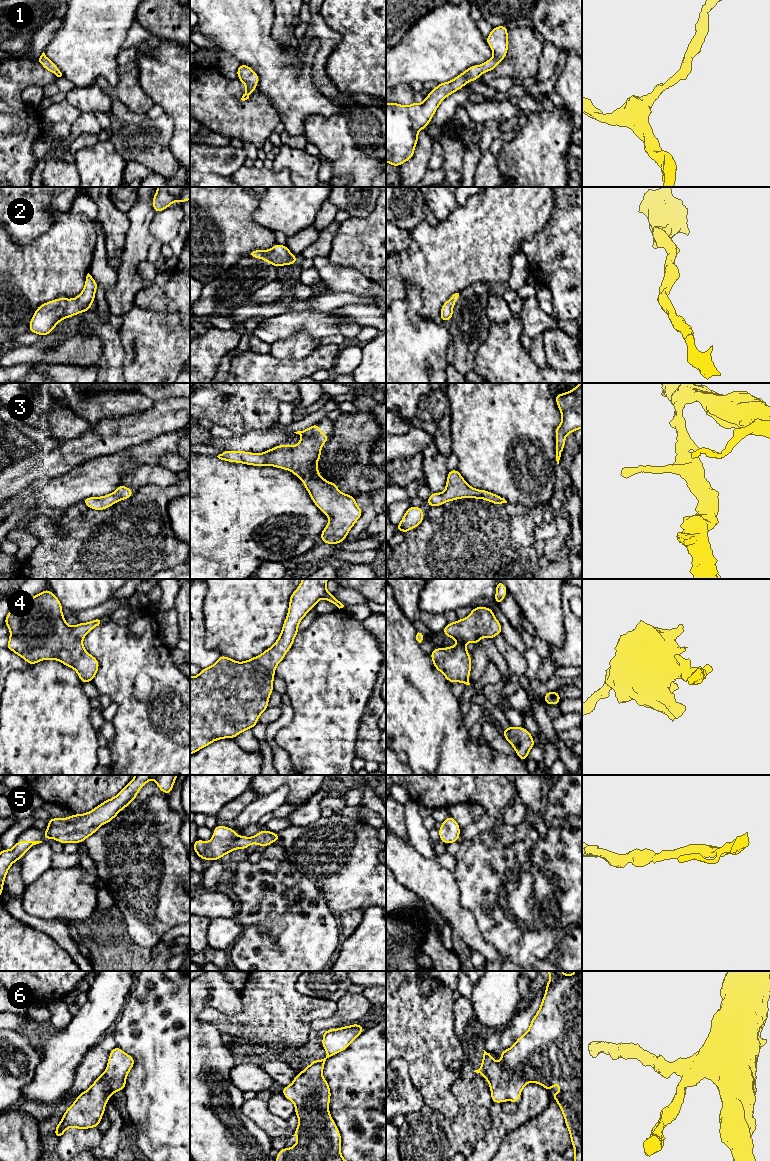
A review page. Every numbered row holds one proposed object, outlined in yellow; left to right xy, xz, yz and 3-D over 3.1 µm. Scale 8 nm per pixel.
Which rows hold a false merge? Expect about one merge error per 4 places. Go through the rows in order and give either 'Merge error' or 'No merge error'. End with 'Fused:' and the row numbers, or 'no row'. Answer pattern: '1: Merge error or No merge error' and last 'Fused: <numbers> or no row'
1: No merge error
2: No merge error
3: No merge error
4: No merge error
5: No merge error
6: No merge error
Fused: no row

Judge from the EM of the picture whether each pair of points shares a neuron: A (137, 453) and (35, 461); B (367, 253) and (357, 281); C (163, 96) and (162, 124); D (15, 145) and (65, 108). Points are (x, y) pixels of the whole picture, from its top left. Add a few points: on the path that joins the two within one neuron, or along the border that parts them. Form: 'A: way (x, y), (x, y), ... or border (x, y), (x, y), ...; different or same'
A: border (123, 450), (117, 453), (100, 455), (78, 465); different
B: border (338, 264), (351, 265), (372, 281); different
C: border (164, 112), (173, 121), (173, 134); different
D: border (40, 111), (41, 117), (45, 122); different

